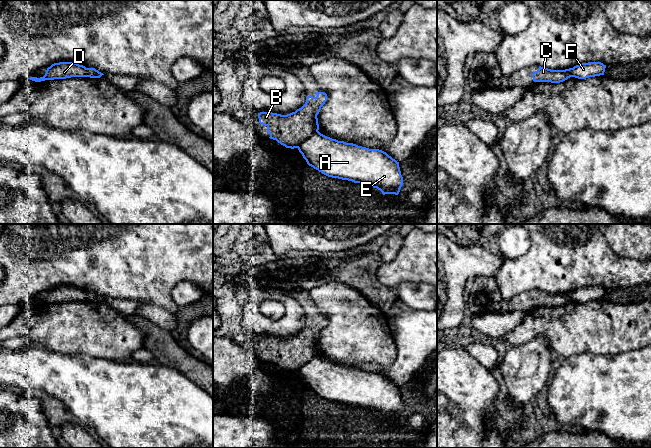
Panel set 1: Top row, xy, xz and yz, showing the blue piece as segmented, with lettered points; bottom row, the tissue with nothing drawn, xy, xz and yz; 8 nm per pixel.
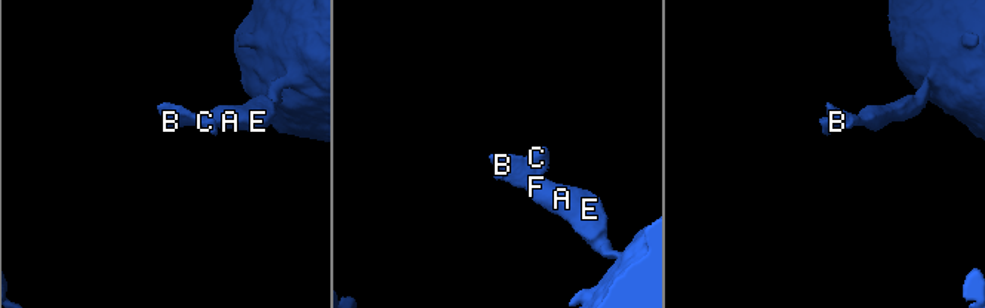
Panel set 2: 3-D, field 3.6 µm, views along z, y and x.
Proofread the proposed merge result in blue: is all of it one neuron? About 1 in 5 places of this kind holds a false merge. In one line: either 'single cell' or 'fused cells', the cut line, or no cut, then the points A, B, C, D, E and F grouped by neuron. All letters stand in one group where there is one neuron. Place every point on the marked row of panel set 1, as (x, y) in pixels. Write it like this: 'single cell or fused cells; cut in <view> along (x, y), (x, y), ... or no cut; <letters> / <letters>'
fused cells; cut in xz along (317, 130), (307, 137), (298, 148); A E F / B C D

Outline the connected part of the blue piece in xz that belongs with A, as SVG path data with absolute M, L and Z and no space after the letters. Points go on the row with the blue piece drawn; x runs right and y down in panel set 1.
M319 131L303 141L298 150L309 166L328 177L366 184L377 188L383 195L398 195L403 185L399 162L382 150L338 141L321 134Z

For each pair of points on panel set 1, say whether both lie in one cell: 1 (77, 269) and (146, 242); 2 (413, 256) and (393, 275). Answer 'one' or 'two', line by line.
1: one
2: one

